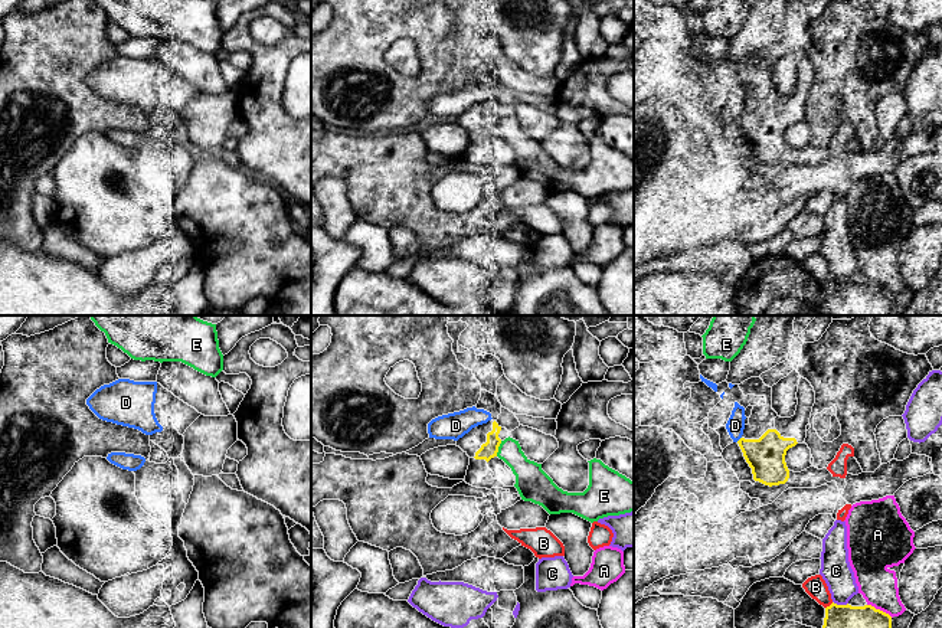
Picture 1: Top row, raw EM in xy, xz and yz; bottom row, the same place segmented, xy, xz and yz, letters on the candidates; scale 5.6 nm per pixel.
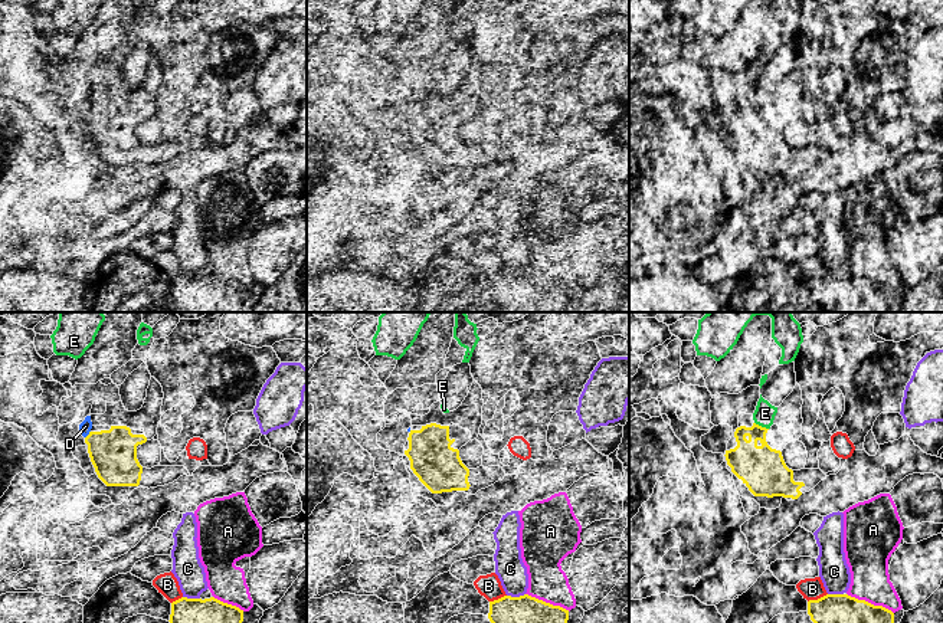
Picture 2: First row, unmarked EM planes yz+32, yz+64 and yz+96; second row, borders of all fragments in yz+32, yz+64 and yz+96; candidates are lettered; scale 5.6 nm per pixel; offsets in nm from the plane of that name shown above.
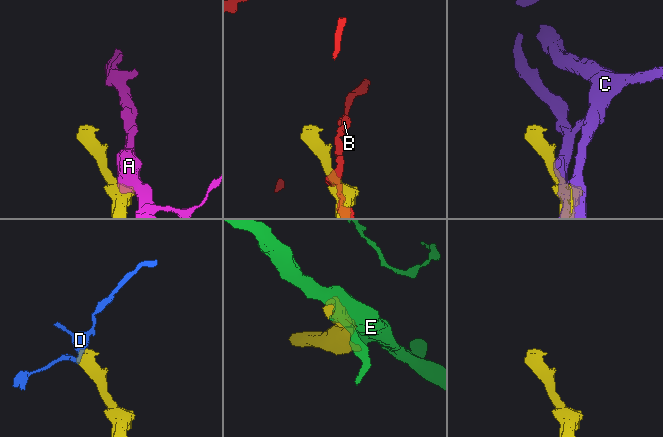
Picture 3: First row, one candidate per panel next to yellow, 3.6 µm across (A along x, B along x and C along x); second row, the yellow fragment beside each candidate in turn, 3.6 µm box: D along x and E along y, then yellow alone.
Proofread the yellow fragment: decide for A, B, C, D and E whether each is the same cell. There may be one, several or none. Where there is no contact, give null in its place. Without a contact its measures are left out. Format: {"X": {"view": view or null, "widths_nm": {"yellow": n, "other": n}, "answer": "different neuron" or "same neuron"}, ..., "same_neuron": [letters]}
{"A": {"view": "yz", "widths_nm": {"yellow": 130, "other": 200}, "answer": "different neuron"}, "B": {"view": "yz", "widths_nm": {"yellow": 130, "other": 120}, "answer": "different neuron"}, "C": {"view": "yz", "widths_nm": {"yellow": 130, "other": 170}, "answer": "different neuron"}, "D": {"view": "yz", "widths_nm": {"yellow": 200, "other": 100}, "answer": "different neuron"}, "E": {"view": "xz", "widths_nm": {"yellow": 90, "other": 170}, "answer": "different neuron"}, "same_neuron": []}

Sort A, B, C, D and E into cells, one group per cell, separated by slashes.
A / B / C / D / E

